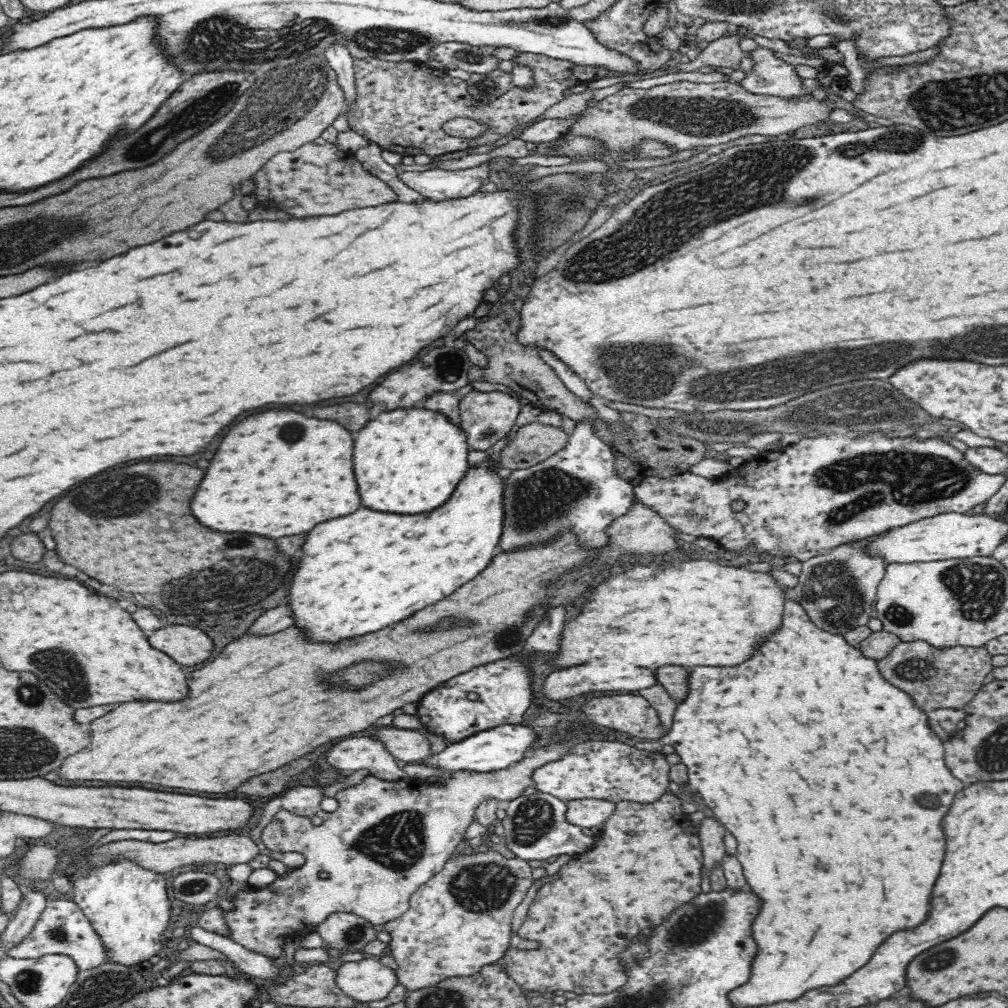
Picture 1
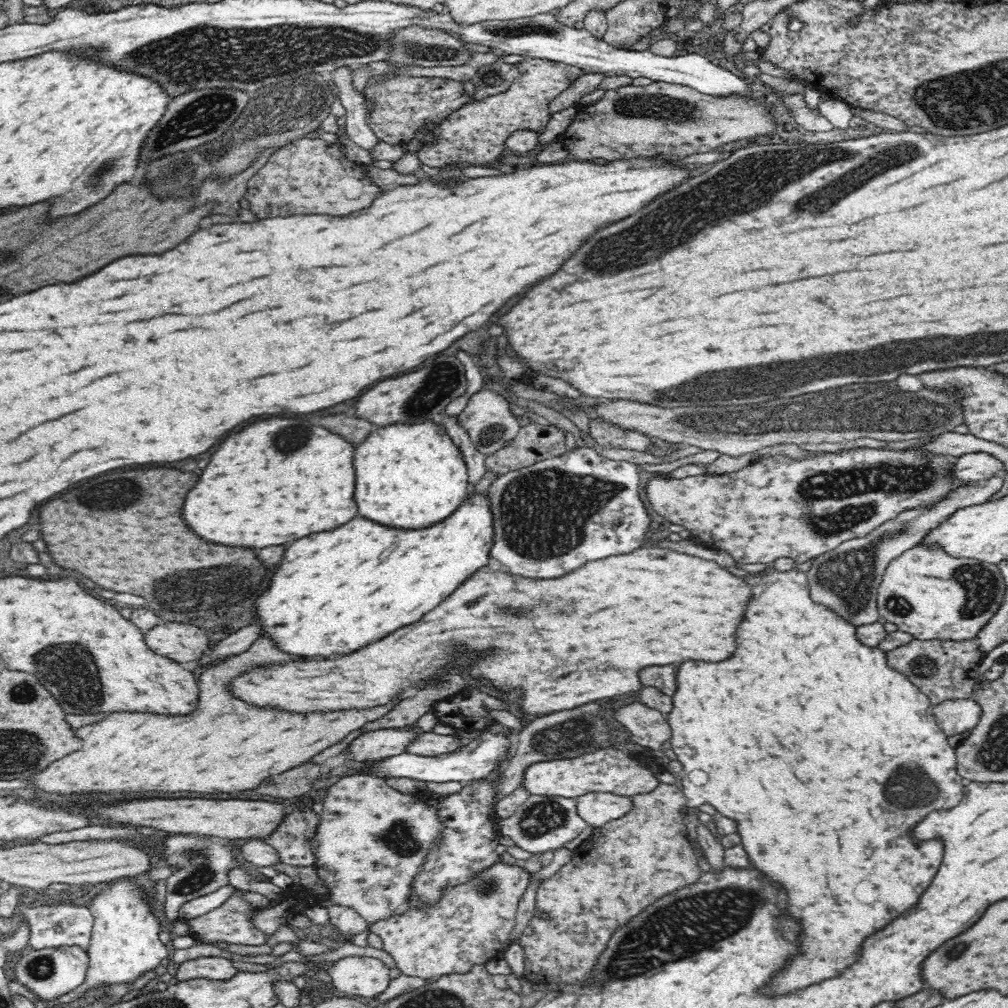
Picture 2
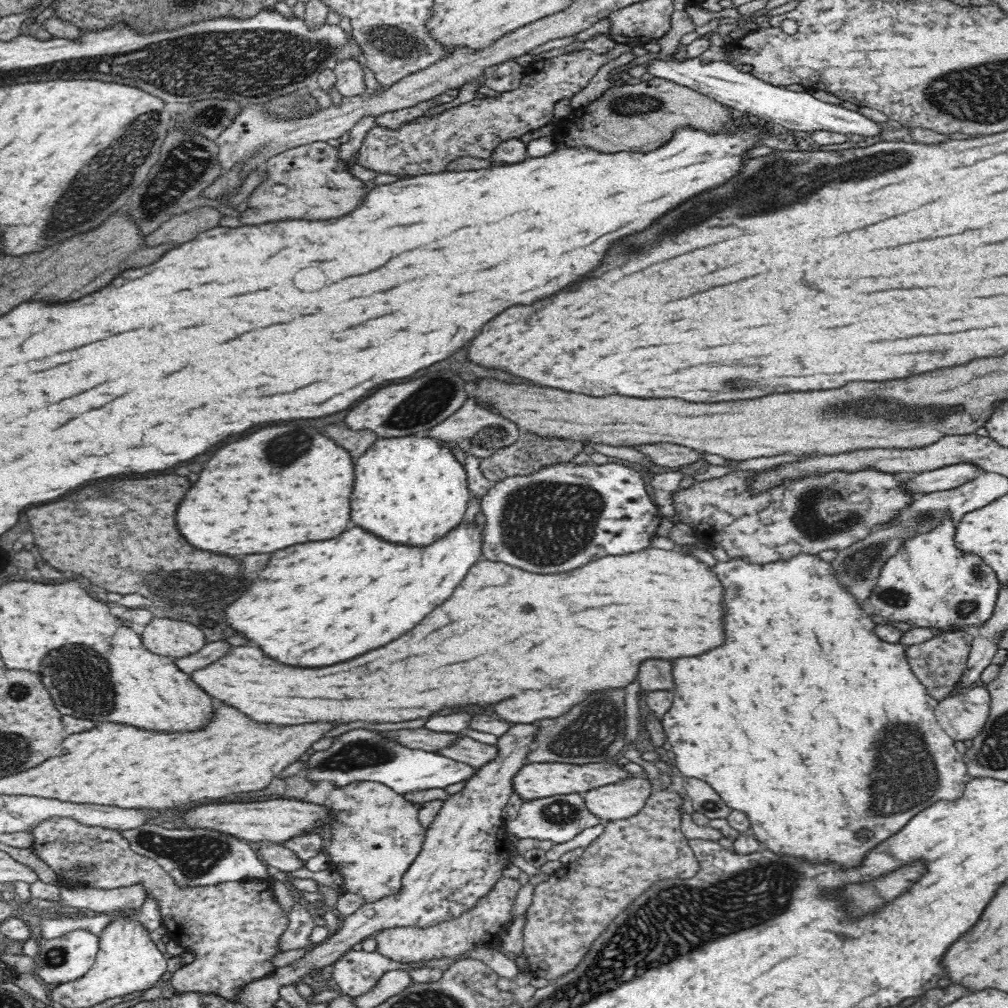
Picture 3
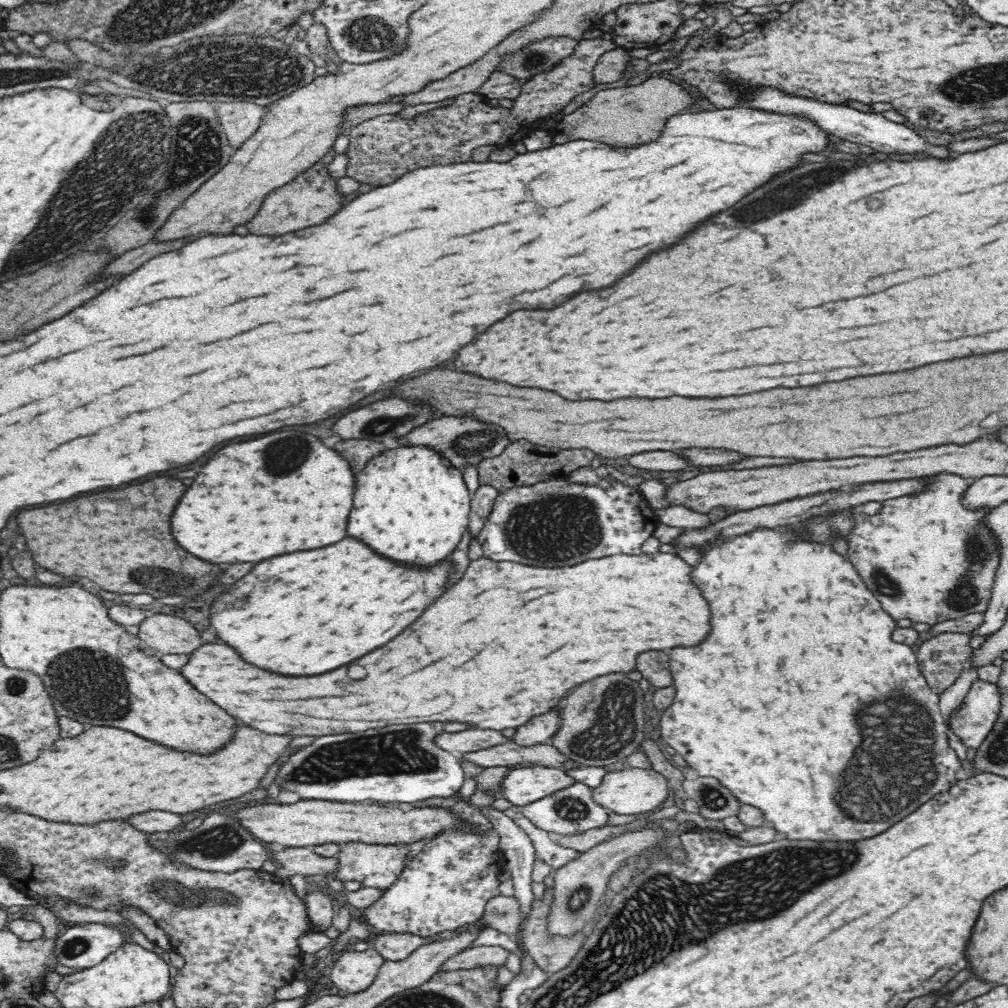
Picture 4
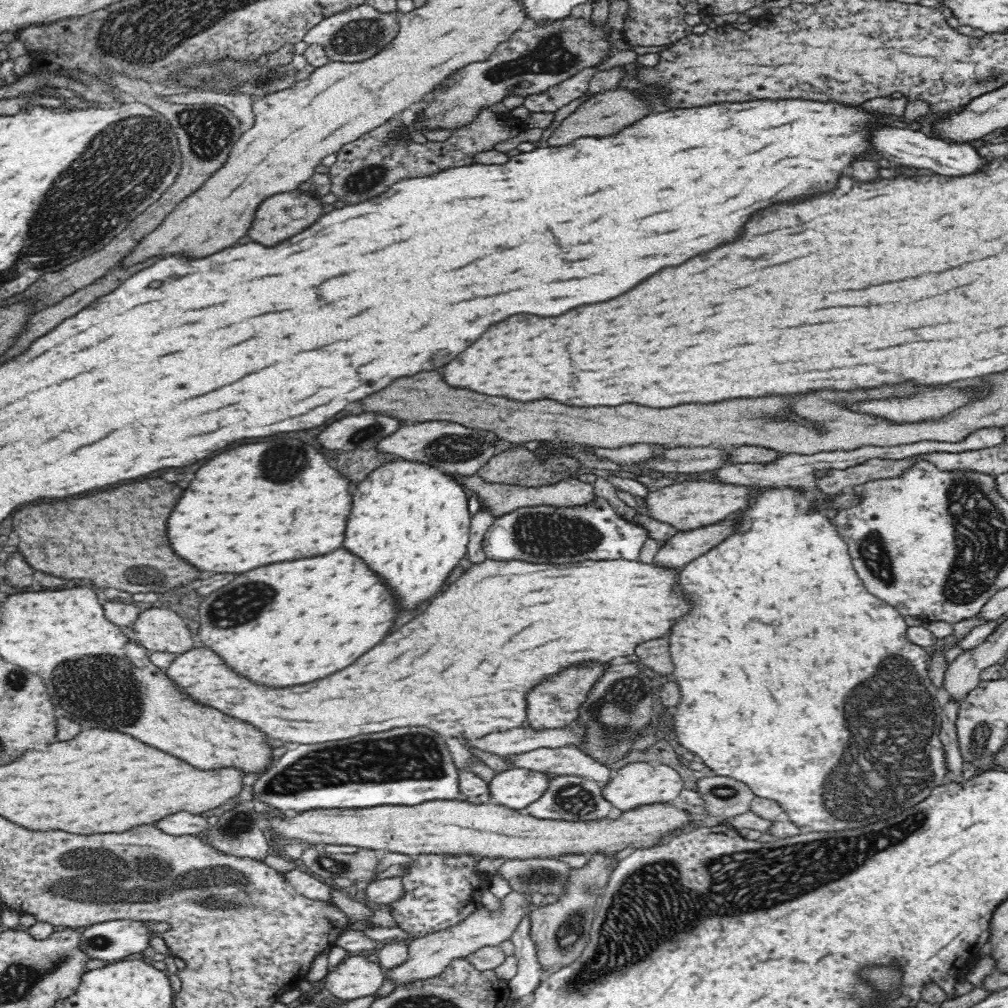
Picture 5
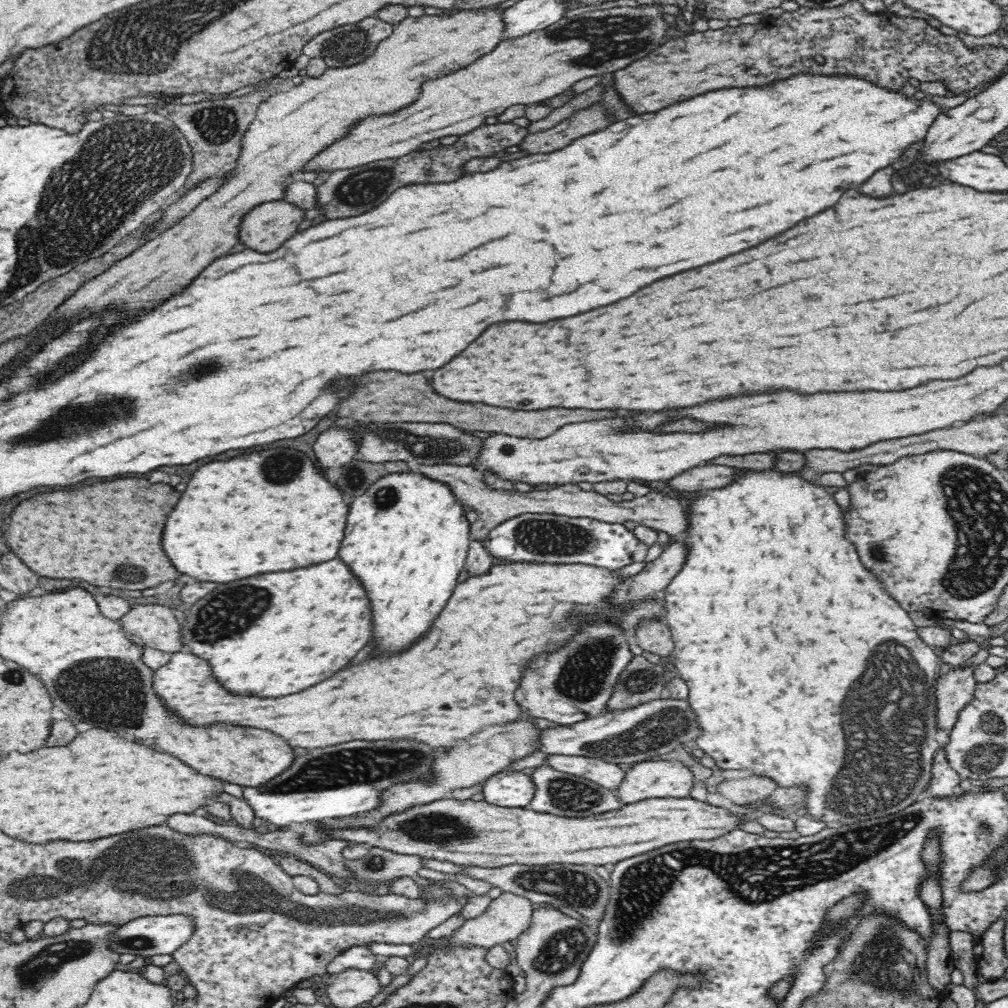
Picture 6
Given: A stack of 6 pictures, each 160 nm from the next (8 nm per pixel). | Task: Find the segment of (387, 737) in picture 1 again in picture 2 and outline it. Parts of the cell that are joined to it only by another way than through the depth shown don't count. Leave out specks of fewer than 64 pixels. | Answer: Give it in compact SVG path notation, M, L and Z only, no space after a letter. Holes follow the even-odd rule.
M418 731L415 740L403 751L415 756L439 756L464 747L468 740L462 742L454 736L441 735L434 732Z

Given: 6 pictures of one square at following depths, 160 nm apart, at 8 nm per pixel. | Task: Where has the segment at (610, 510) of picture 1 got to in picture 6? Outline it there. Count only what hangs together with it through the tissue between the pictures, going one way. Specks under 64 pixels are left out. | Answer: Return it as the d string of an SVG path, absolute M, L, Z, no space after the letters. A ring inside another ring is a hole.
M524 513L498 524L490 530L483 543L496 560L512 563L591 564L610 570L620 570L628 564L642 562L649 548L634 535L634 531L620 523L534 513Z

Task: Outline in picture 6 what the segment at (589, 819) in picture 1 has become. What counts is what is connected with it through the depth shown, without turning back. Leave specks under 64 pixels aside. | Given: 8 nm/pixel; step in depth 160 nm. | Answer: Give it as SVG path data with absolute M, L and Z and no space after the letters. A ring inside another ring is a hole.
M643 761L625 768L622 782L612 789L624 805L652 798L689 797L694 776L680 762Z

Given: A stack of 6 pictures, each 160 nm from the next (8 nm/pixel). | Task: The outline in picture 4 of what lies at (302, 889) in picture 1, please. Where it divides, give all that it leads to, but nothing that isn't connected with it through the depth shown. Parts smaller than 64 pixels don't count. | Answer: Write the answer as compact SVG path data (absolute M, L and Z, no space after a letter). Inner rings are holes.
M340 842L337 854L339 868L336 873L339 880L356 880L362 887L386 890L405 868L406 857L410 854L410 844L366 844L365 842Z

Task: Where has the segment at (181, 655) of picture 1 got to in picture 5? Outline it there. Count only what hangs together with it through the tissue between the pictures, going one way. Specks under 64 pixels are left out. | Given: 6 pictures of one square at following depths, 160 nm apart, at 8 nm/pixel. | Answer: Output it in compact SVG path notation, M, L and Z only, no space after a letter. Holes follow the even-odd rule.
M149 608L138 615L132 627L136 641L149 652L181 655L194 648L186 620L170 609Z

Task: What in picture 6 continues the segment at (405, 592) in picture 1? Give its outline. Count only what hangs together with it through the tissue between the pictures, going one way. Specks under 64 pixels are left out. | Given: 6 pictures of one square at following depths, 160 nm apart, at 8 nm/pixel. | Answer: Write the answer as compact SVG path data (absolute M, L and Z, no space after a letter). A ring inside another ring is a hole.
M340 558L310 568L252 576L216 586L187 608L181 625L183 646L207 660L212 672L232 694L278 698L310 688L342 670L374 636L370 600L358 578Z

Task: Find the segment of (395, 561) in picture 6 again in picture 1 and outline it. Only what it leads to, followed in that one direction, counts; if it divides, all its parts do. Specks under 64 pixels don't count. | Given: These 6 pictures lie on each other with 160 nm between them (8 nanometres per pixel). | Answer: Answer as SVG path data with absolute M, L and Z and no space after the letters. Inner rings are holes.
M398 408L378 414L358 432L358 438L354 440L354 472L362 496L362 506L398 514L420 514L442 506L454 492L456 484L464 478L470 450L465 430L442 412L426 408Z

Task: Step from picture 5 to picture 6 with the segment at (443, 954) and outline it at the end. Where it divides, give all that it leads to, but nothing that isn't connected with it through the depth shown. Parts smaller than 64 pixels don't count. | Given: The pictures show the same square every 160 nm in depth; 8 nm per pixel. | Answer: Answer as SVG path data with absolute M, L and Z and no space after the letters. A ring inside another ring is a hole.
M503 892L494 899L484 912L470 919L464 920L463 924L450 935L442 937L438 944L429 944L426 947L418 947L414 957L428 958L432 953L437 953L446 947L482 947L484 949L501 945L503 942L516 940L530 926L534 903L523 896L513 892Z

